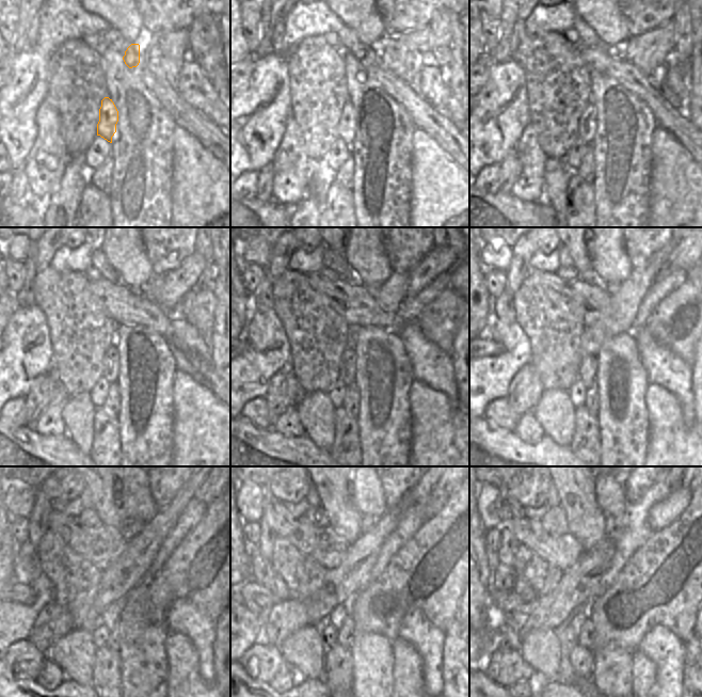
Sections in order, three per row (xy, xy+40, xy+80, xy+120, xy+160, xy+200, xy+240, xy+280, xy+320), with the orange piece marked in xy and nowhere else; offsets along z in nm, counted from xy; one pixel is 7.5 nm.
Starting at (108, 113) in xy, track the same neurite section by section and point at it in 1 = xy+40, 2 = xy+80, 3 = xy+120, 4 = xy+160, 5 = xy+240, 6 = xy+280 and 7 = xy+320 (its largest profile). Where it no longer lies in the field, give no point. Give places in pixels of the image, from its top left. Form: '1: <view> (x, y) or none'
1: xy+40 (346, 127)
2: xy+80 (587, 126)
3: xy+120 (110, 362)
4: xy+160 (348, 360)
5: xy+240 (109, 616)
6: xy+280 (337, 616)
7: xy+320 (571, 633)

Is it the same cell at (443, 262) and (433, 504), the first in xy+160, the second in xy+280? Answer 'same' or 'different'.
different

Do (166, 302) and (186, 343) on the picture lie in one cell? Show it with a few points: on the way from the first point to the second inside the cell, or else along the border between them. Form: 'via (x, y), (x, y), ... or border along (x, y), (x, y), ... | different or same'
border along (188, 292), (169, 314) | different

